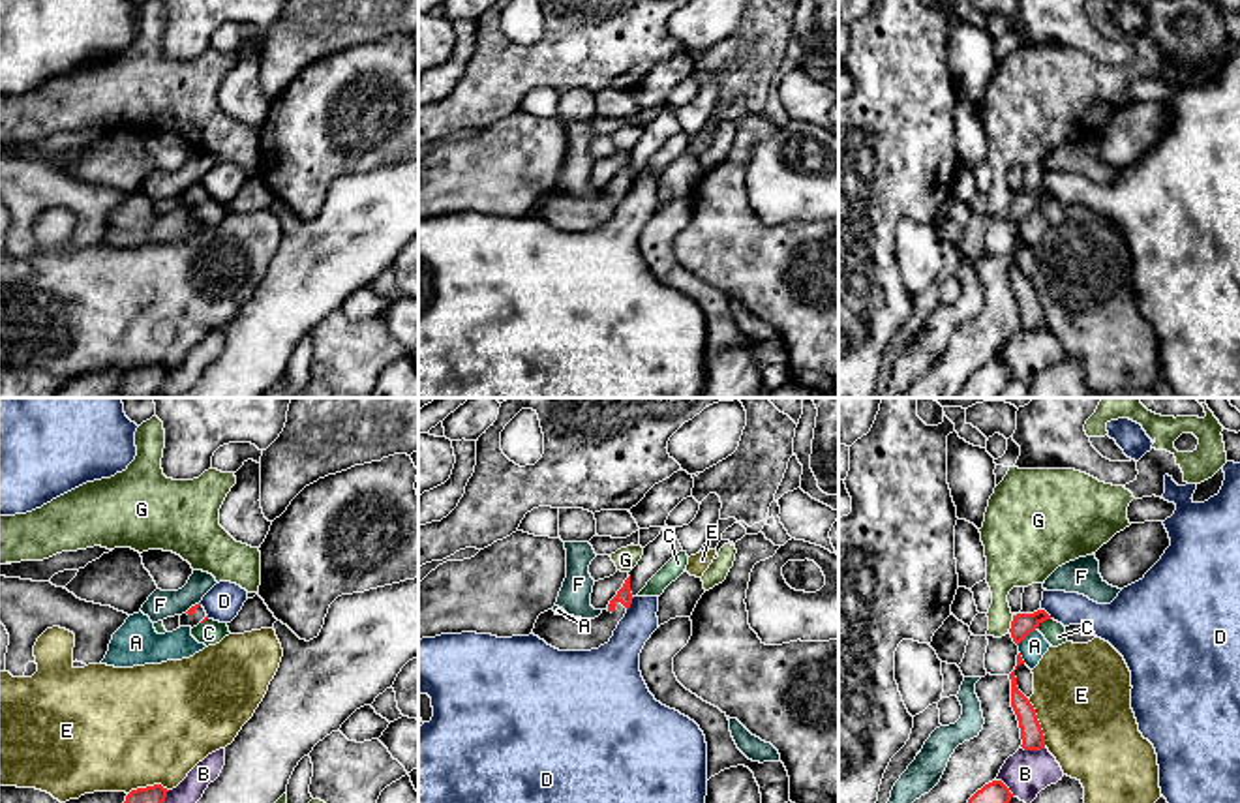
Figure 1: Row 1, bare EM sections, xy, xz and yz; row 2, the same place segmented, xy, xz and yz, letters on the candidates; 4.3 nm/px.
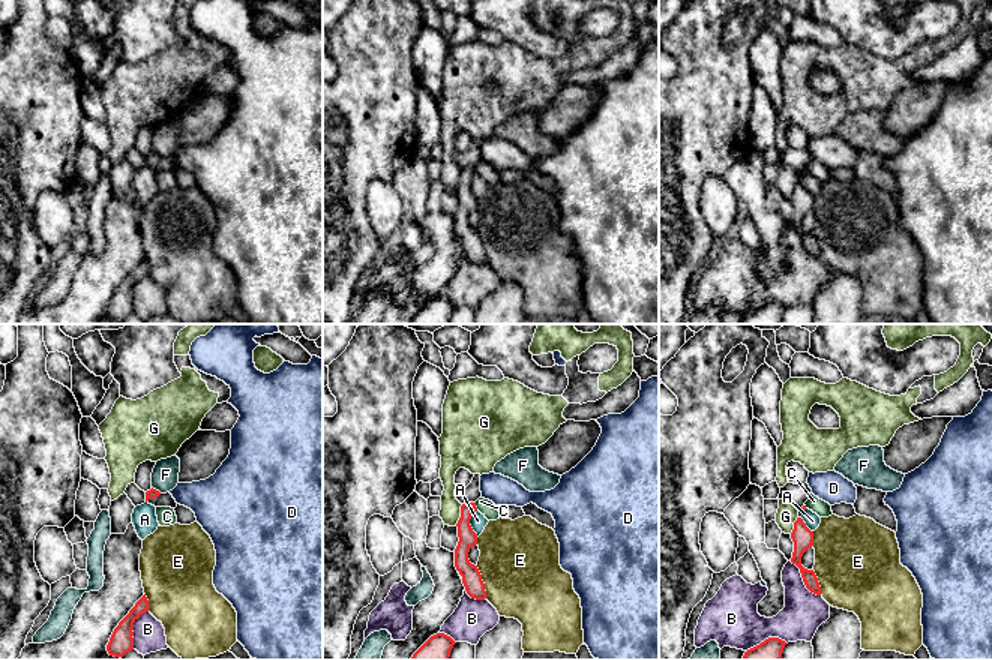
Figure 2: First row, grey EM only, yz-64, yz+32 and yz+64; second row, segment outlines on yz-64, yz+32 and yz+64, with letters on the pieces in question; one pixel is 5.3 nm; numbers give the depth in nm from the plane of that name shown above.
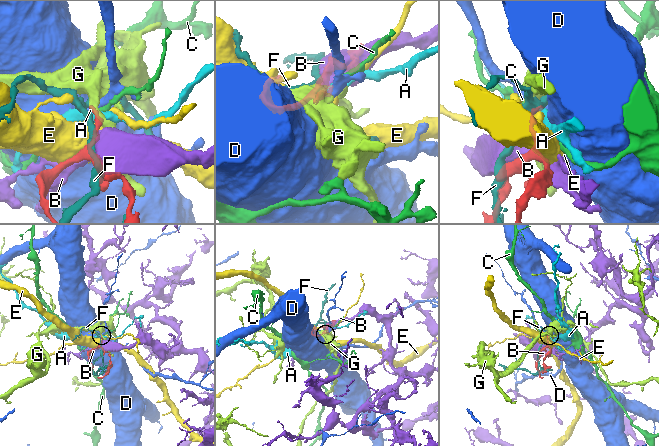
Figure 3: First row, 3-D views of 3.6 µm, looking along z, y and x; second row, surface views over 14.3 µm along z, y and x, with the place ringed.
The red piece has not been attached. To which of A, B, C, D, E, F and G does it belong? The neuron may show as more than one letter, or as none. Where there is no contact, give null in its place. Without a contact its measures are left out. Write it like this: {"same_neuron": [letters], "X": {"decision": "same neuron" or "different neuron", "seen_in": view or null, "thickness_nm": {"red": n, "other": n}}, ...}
{"same_neuron": [], "A": {"decision": "different neuron", "seen_in": "yz", "thickness_nm": {"red": 100, "other": 110}}, "B": {"decision": "different neuron", "seen_in": "yz", "thickness_nm": {"red": 100, "other": 190}}, "C": {"decision": "different neuron", "seen_in": "yz", "thickness_nm": {"red": 100, "other": 100}}, "D": {"decision": "different neuron", "seen_in": "xz", "thickness_nm": {"red": 70, "other": 180}}, "E": {"decision": "different neuron", "seen_in": "yz", "thickness_nm": {"red": 100, "other": 420}}, "F": {"decision": "different neuron", "seen_in": "xy", "thickness_nm": {"red": 30, "other": 120}}, "G": {"decision": "different neuron", "seen_in": "yz", "thickness_nm": {"red": 100, "other": 190}}}

